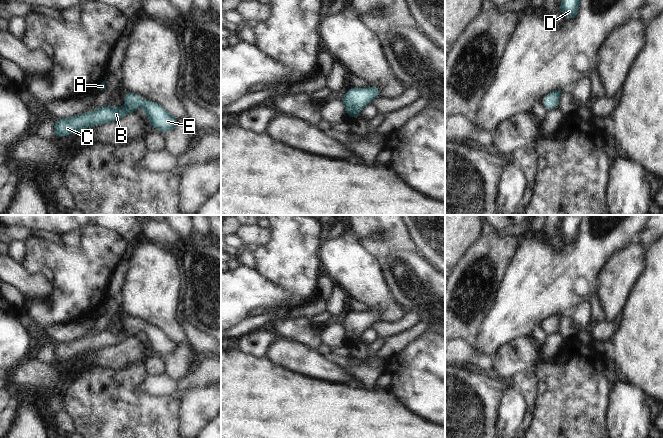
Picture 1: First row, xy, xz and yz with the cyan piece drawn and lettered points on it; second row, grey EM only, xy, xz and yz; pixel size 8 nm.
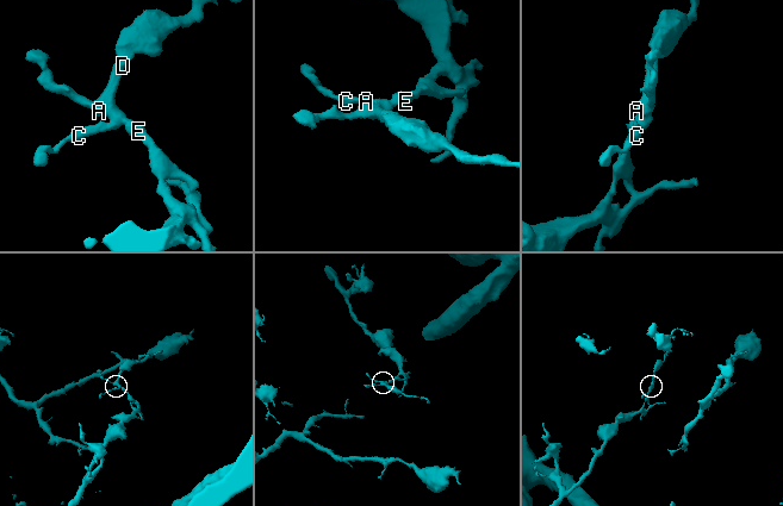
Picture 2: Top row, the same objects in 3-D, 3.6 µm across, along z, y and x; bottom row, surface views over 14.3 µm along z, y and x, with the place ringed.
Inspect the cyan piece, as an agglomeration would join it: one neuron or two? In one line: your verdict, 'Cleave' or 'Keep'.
Keep

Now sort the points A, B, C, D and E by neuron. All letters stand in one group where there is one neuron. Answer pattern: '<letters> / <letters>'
A B C D E

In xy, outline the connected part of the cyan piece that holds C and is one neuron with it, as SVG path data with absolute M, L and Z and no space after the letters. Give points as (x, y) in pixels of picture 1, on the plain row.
M125 315L125 330L123 332L105 329L94 336L79 338L71 342L57 343L54 349L54 361L77 357L88 350L95 351L102 347L116 345L129 337L135 337L138 330L145 333L151 349L156 354L162 356L173 354L179 346L160 328L154 325L143 325L139 318Z

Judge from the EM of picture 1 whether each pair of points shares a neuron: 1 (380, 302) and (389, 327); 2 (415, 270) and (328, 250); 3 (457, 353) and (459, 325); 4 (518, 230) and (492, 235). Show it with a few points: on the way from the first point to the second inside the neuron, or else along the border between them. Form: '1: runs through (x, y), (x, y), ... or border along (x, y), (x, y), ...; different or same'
1: border along (407, 312), (394, 321), (378, 321); different
2: border along (378, 260), (380, 272), (386, 284); different
3: border along (455, 337), (473, 343); different
4: border along (498, 231), (520, 238); different

